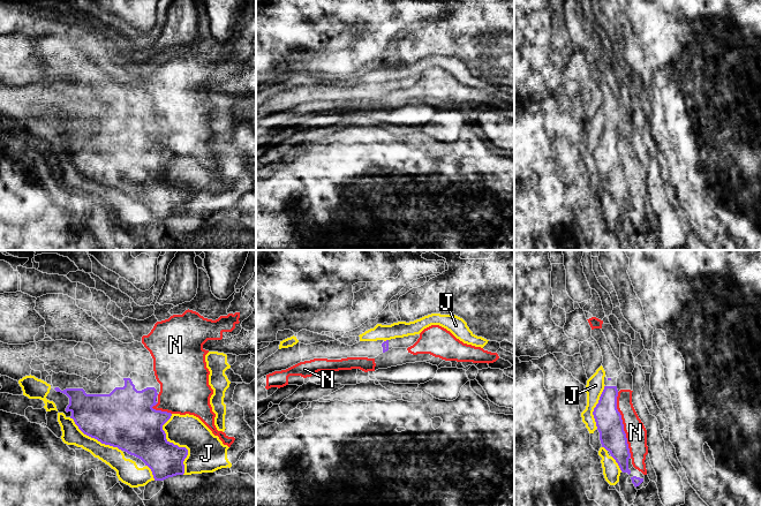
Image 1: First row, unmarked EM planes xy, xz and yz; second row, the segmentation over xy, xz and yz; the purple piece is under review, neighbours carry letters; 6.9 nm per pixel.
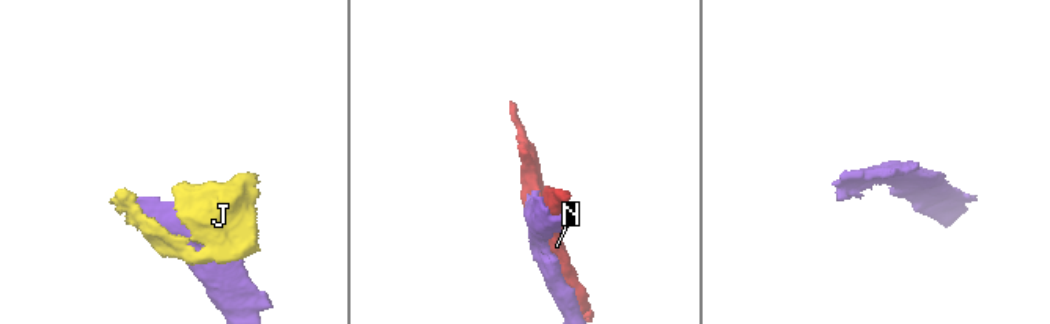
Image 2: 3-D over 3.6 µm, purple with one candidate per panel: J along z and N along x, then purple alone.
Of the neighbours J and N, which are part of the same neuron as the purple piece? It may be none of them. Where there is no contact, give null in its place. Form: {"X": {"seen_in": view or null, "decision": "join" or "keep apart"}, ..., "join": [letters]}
{"J": {"seen_in": "xy", "decision": "keep apart"}, "N": {"seen_in": "yz", "decision": "keep apart"}, "join": []}

